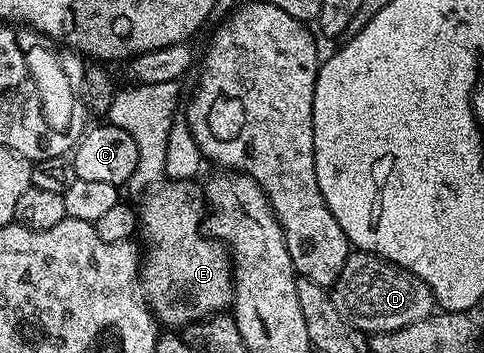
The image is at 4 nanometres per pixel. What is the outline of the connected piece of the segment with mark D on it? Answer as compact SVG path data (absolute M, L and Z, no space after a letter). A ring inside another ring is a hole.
M350 253L337 274L336 282L332 283L331 293L342 318L356 330L366 331L370 335L415 324L415 320L423 320L435 310L431 288L423 284L419 276L399 268L378 254Z

